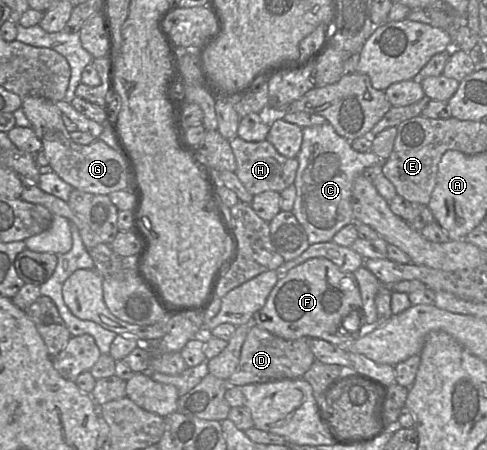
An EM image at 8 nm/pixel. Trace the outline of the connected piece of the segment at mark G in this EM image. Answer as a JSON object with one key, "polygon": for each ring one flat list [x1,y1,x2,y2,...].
{"polygon":[[26,96,22,98,22,110,42,142,42,151,50,168,63,181,74,189,95,195,109,195,115,191,130,189,128,169,122,154,103,140,97,139,88,145,72,141,63,122,62,112,55,102]]}

